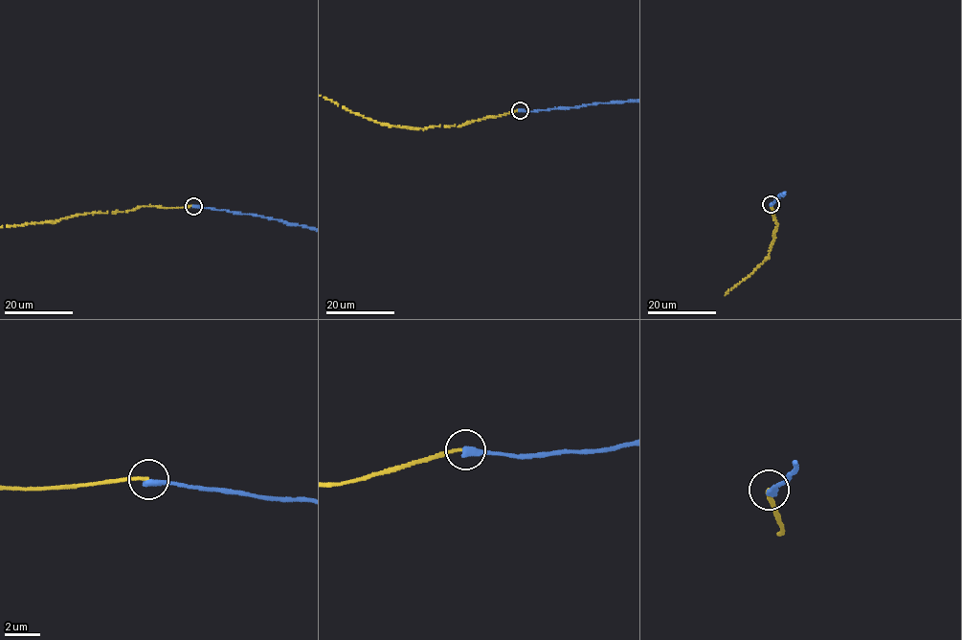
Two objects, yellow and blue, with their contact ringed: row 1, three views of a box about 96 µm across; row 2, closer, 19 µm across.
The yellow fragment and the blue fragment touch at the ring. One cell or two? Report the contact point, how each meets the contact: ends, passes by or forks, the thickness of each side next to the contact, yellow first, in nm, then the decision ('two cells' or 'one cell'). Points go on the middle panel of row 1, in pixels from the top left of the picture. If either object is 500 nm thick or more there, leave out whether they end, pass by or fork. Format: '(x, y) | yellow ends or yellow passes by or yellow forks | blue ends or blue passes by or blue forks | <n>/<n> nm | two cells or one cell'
(520, 110) | yellow ends | blue ends | 150/400 nm | two cells

